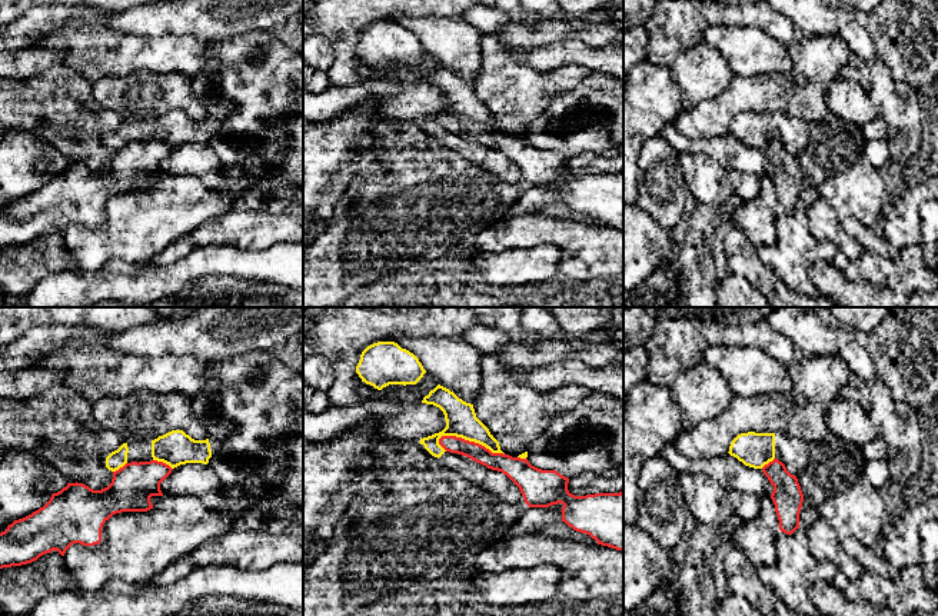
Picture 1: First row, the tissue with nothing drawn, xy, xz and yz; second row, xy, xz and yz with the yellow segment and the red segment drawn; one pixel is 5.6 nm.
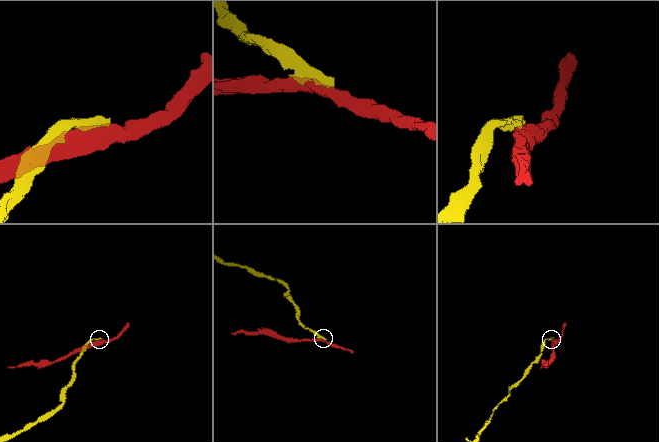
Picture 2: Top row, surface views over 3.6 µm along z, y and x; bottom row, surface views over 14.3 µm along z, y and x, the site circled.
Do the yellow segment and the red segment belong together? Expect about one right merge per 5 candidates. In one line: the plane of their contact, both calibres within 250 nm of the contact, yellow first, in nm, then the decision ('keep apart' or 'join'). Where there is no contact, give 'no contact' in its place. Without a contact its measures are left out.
meets yellow in xz; 180 nm thick on the yellow side, 110 nm on the other; keep apart

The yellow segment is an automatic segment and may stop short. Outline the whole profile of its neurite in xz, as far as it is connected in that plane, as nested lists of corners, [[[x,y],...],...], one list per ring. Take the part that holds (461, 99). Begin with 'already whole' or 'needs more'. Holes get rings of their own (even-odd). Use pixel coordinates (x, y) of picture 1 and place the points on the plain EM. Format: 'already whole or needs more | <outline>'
needs more | [[[438,64],[422,83],[439,87],[446,100],[446,107],[432,116],[420,119],[420,124],[440,143],[456,150],[469,162],[486,172],[496,174],[506,183],[525,183],[519,167],[502,151],[488,149],[475,140],[446,131],[440,124],[442,116],[456,116],[469,121],[479,123],[492,133],[503,133],[499,121],[490,114],[489,109],[476,97],[473,84],[463,81],[449,69]]]

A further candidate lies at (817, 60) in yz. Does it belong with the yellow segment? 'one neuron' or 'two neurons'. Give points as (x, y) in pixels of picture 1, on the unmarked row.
two neurons

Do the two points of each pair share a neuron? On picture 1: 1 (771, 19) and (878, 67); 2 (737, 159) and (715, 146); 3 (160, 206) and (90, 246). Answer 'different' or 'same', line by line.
1: different
2: same
3: same

